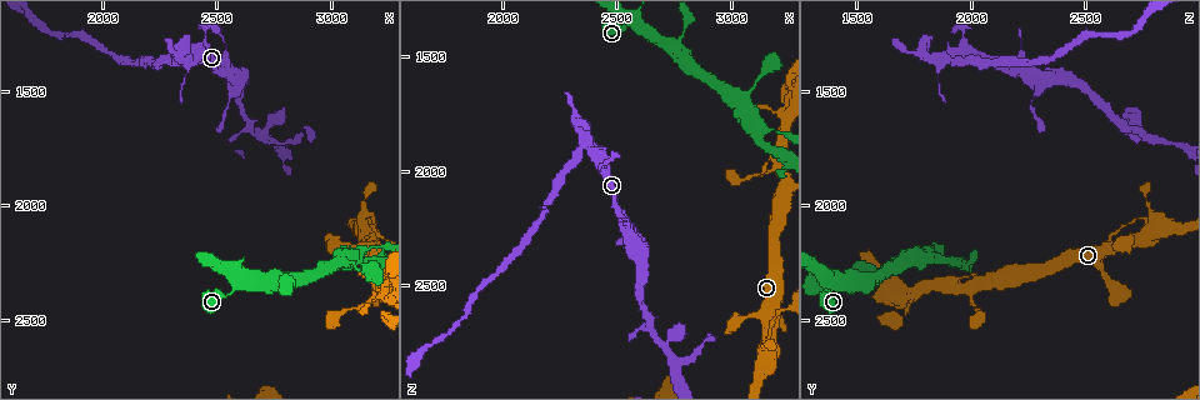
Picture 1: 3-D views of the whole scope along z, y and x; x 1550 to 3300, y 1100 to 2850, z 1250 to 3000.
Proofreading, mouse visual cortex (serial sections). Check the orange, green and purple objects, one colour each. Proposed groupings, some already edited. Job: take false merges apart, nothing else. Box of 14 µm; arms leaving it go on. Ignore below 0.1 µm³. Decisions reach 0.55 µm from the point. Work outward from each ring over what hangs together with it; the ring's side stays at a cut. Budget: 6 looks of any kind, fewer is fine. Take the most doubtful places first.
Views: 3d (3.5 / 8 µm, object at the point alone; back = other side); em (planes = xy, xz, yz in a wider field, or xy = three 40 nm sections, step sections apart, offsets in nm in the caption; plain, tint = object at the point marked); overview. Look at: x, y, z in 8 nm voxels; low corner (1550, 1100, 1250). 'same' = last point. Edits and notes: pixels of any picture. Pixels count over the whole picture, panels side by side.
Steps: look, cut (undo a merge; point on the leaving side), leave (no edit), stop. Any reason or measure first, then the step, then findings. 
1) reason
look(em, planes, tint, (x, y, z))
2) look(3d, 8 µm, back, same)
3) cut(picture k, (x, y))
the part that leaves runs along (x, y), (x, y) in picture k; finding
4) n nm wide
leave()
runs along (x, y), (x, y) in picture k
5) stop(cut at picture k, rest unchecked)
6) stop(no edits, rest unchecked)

abrupt turn
look(3d, 8 µm, back, (2810, 1720, 2820))

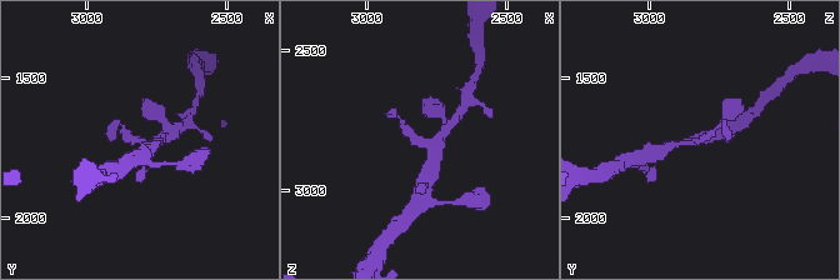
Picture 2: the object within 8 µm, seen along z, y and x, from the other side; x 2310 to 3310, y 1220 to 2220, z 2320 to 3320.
look(em, xy, step 5, tint, (2800, 1720, 2820))

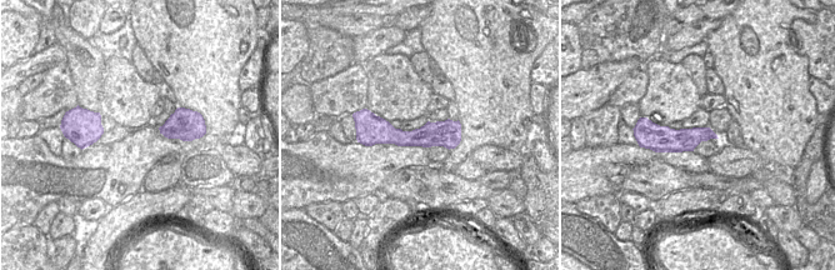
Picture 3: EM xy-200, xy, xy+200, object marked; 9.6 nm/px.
leave()
runs along (366, 125), (399, 138), (458, 138) in picture 3; all the same cell

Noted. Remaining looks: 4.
a fork
look(3d, 3.5 µm, (3170, 2050, 2780))

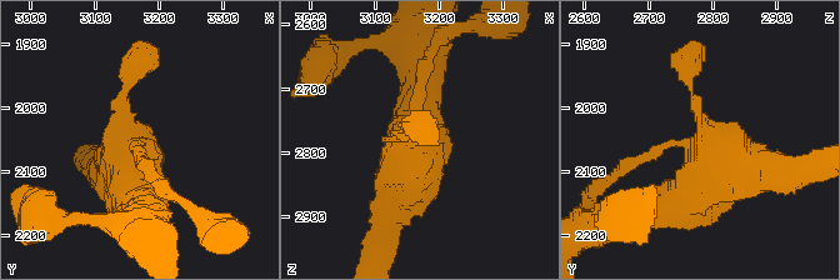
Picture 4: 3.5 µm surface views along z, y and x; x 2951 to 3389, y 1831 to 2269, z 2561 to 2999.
need the tissue
look(em, planes, tint, (3165, 2055, 2770))

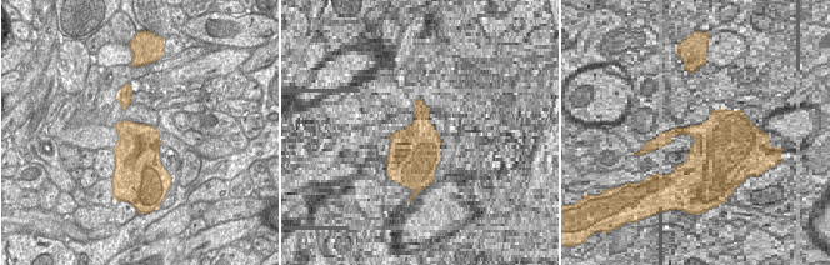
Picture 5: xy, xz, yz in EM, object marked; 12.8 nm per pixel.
look(em, xy, step 1, tint, same)

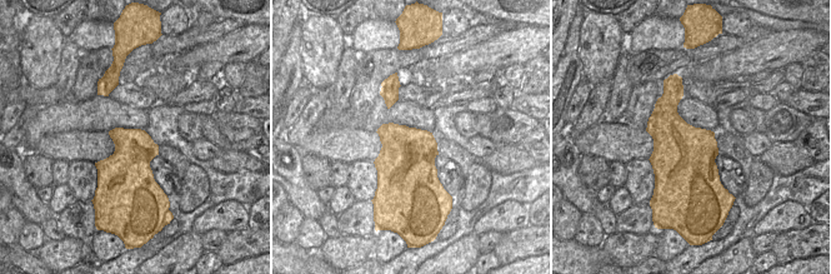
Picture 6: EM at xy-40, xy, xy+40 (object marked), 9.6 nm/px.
leave()
runs along (421, 86), (421, 125), (386, 228) in picture 4; all the same cell

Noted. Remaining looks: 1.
stop(no edits, rest unchecked)

